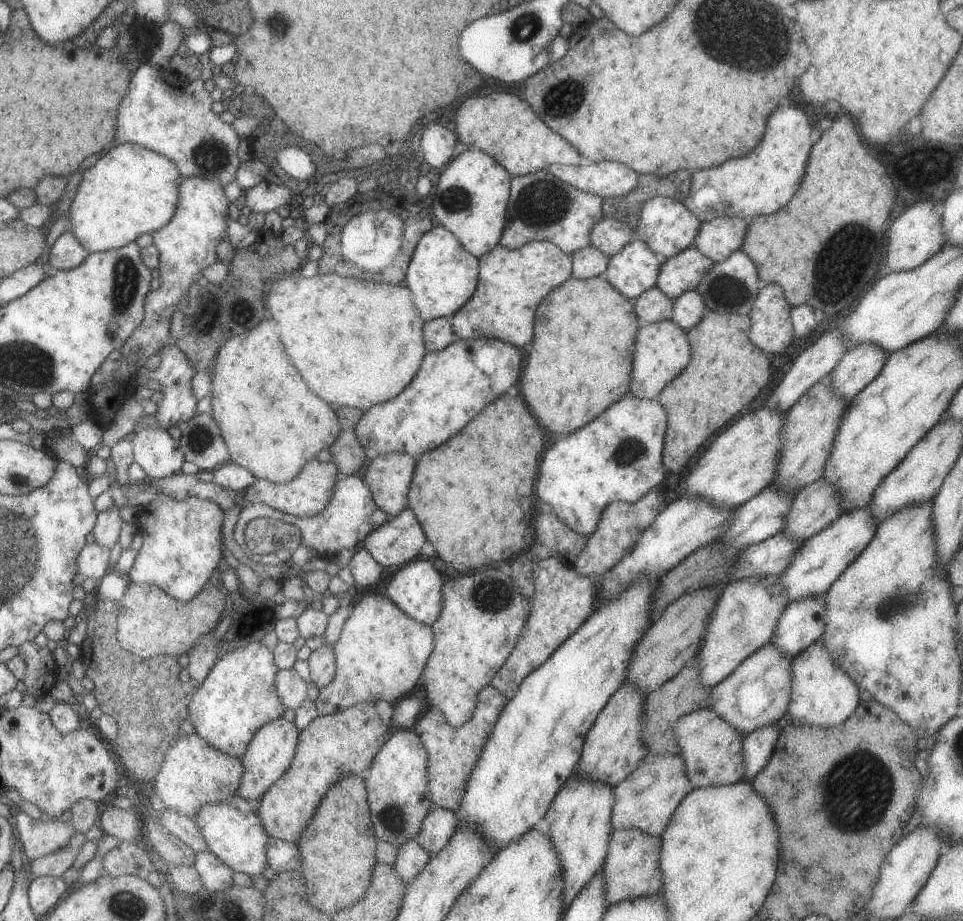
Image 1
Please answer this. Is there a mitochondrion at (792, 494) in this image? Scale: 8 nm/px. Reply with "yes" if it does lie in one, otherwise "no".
no

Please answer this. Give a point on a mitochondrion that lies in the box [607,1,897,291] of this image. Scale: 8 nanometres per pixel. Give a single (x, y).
(722, 49)

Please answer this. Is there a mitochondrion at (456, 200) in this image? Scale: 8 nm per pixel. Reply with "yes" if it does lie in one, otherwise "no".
yes

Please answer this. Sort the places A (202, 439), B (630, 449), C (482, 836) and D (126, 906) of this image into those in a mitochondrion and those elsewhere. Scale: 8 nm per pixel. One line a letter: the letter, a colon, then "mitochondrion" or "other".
A: mitochondrion
B: mitochondrion
C: other
D: mitochondrion

